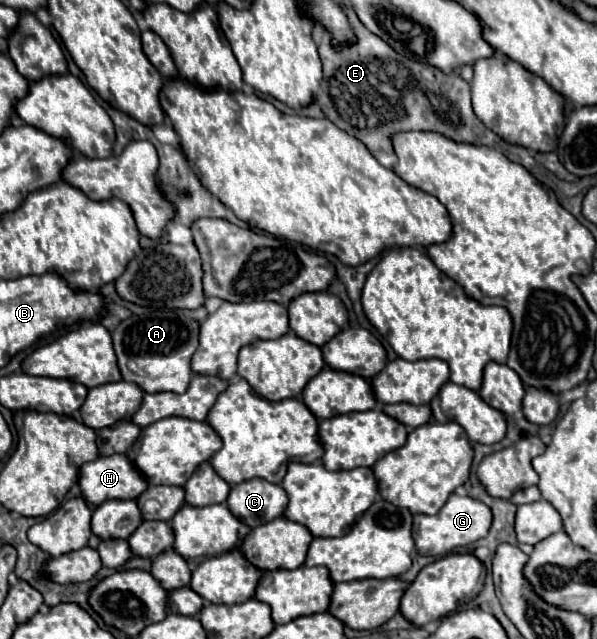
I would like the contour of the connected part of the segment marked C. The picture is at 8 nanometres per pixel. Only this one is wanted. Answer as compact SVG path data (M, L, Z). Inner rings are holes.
M249 479L231 487L227 497L229 511L247 527L255 529L263 523L281 517L285 511L287 495L281 485L265 479Z

